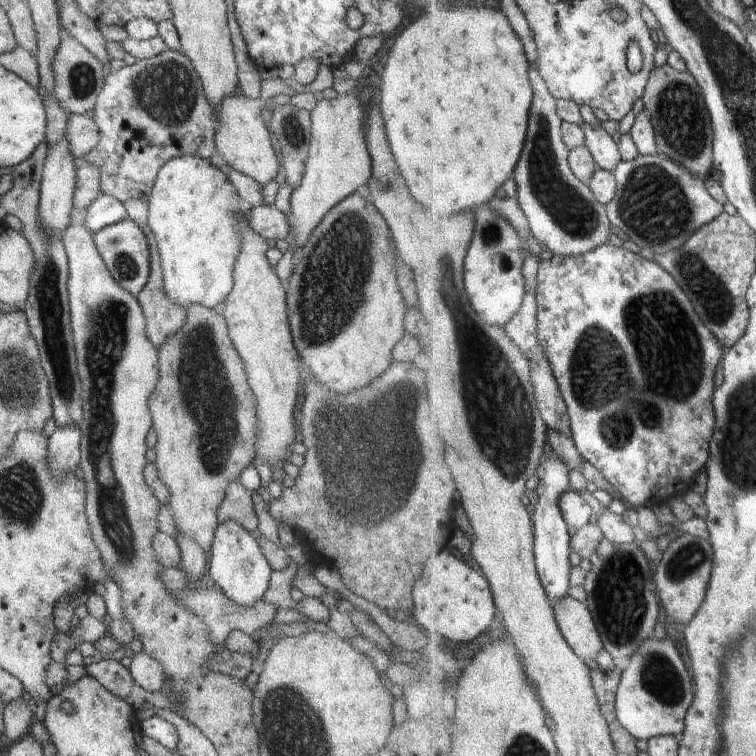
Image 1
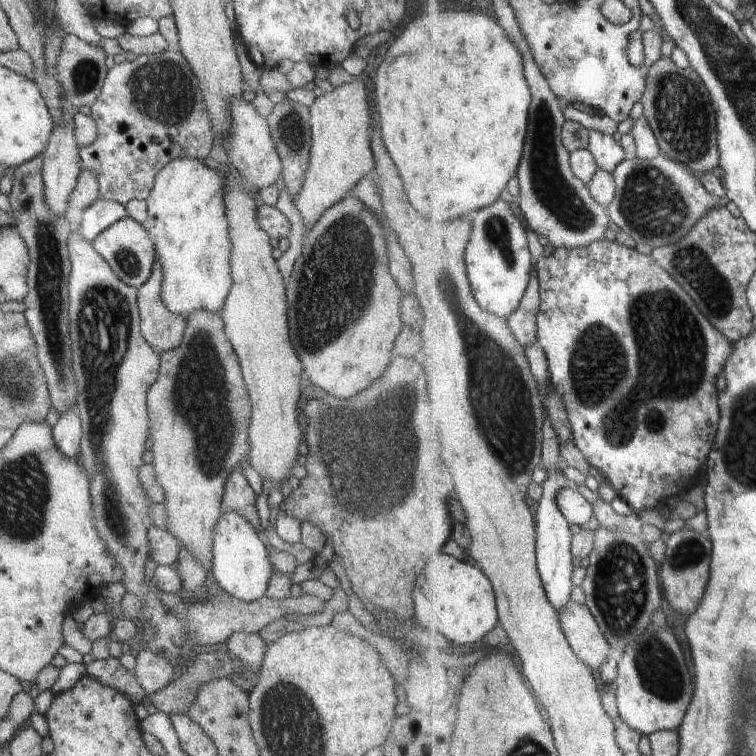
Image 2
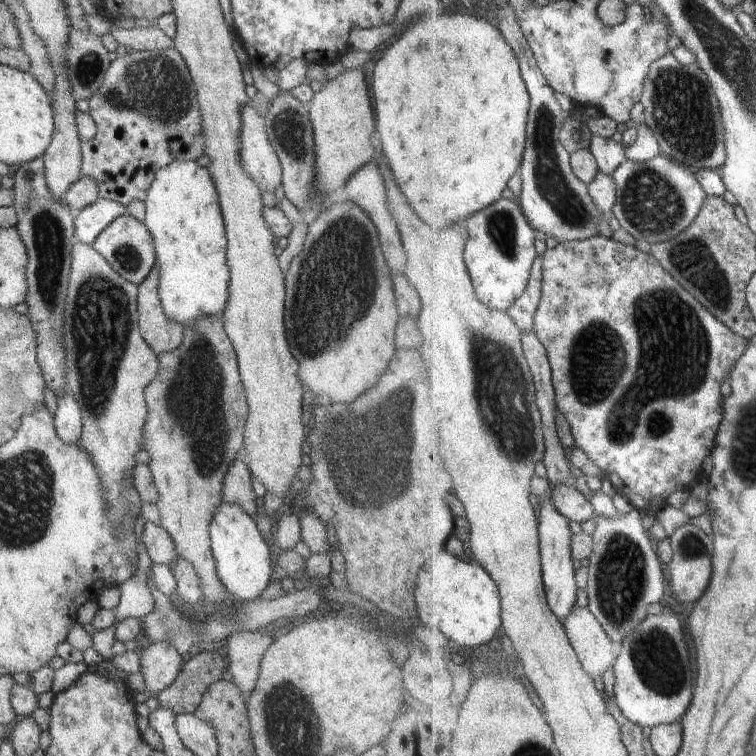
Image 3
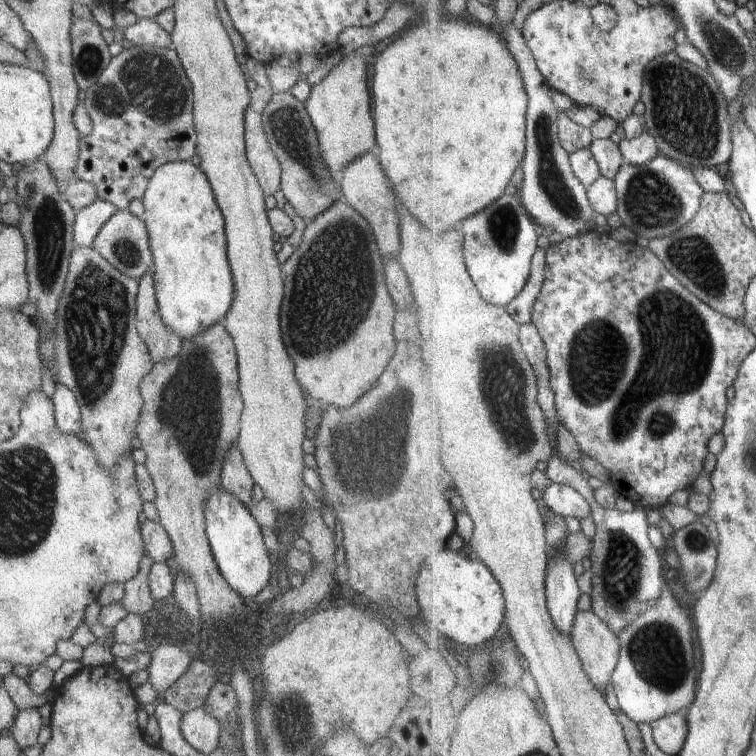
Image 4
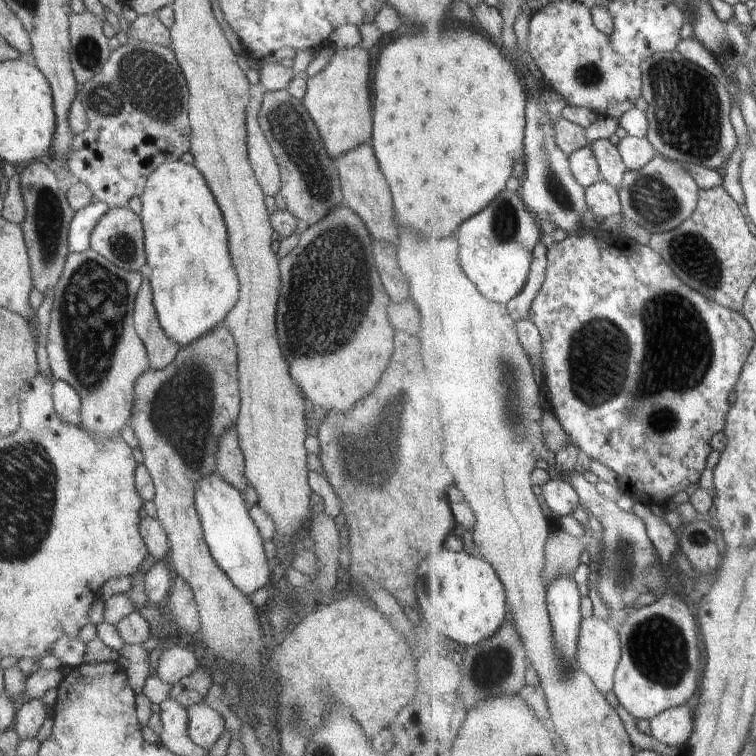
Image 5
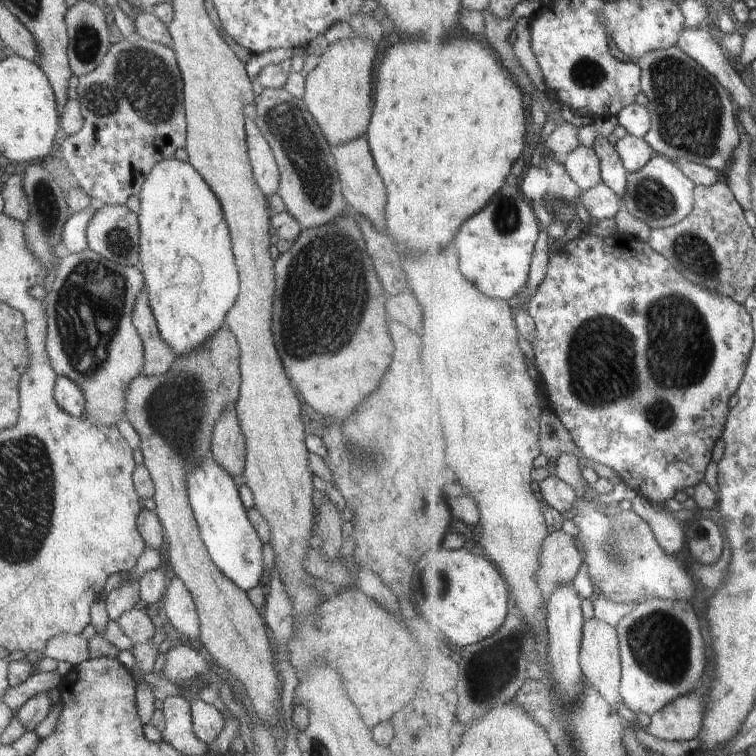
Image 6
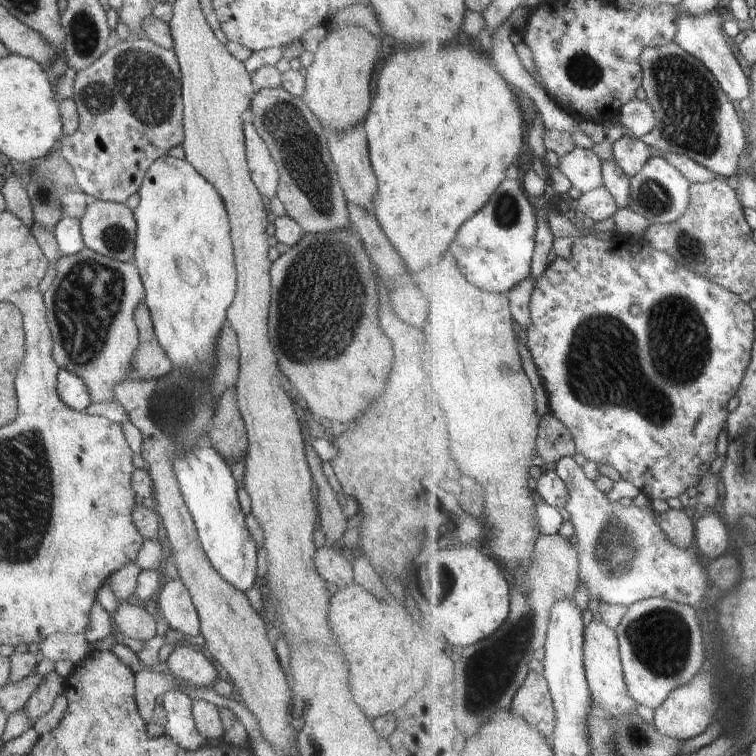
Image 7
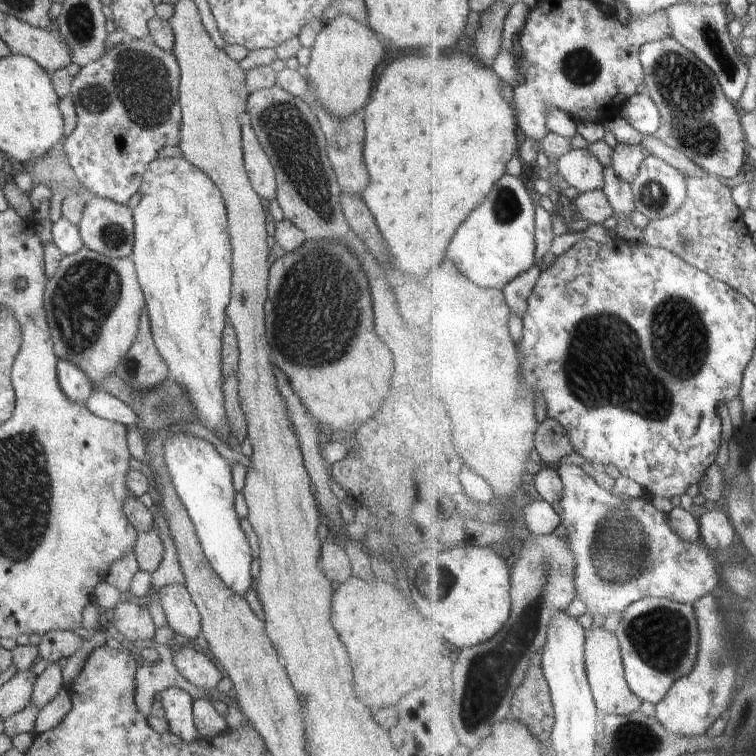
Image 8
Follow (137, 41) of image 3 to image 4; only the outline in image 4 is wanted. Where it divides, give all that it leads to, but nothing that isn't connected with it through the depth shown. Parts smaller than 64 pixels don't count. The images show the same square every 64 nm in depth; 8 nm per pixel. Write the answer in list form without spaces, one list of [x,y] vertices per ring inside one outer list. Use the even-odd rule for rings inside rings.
[[[140,19],[136,24],[124,28],[123,36],[134,46],[153,46],[173,50],[171,34],[168,34],[162,26],[158,26],[155,19]]]

